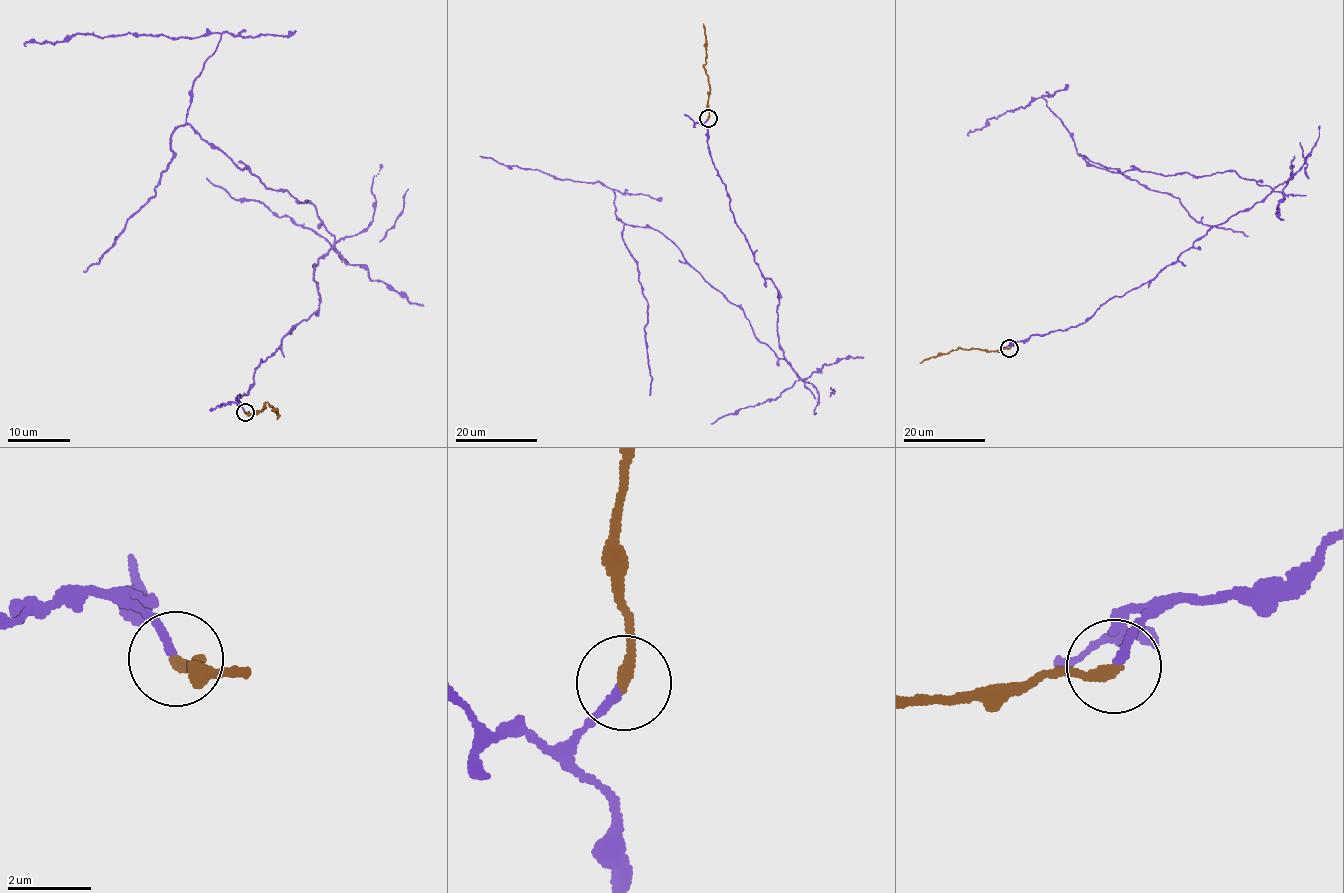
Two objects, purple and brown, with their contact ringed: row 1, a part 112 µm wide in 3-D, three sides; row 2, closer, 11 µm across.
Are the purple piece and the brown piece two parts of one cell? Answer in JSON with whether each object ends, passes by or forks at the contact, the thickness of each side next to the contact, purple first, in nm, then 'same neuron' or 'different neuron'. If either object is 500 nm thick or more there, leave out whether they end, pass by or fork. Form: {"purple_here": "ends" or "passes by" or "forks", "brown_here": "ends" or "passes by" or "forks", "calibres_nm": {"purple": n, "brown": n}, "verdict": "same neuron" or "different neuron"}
{"purple_here": "ends", "brown_here": "ends", "calibres_nm": {"purple": 180, "brown": 240}, "verdict": "different neuron"}

